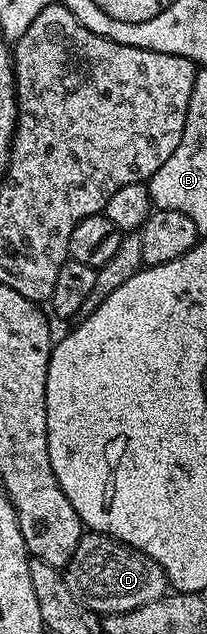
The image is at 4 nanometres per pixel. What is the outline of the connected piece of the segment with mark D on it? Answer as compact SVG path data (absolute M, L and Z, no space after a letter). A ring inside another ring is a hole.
M83 534L70 555L69 563L65 564L64 574L75 599L89 611L99 612L103 616L148 605L148 601L156 601L168 591L164 569L156 565L152 557L132 549L111 535Z

